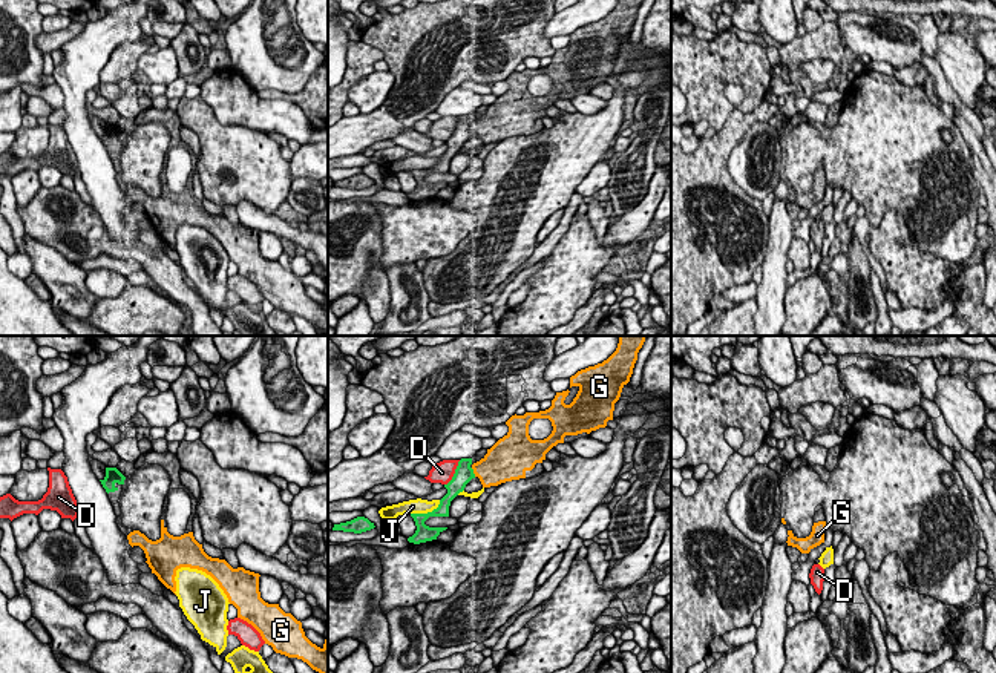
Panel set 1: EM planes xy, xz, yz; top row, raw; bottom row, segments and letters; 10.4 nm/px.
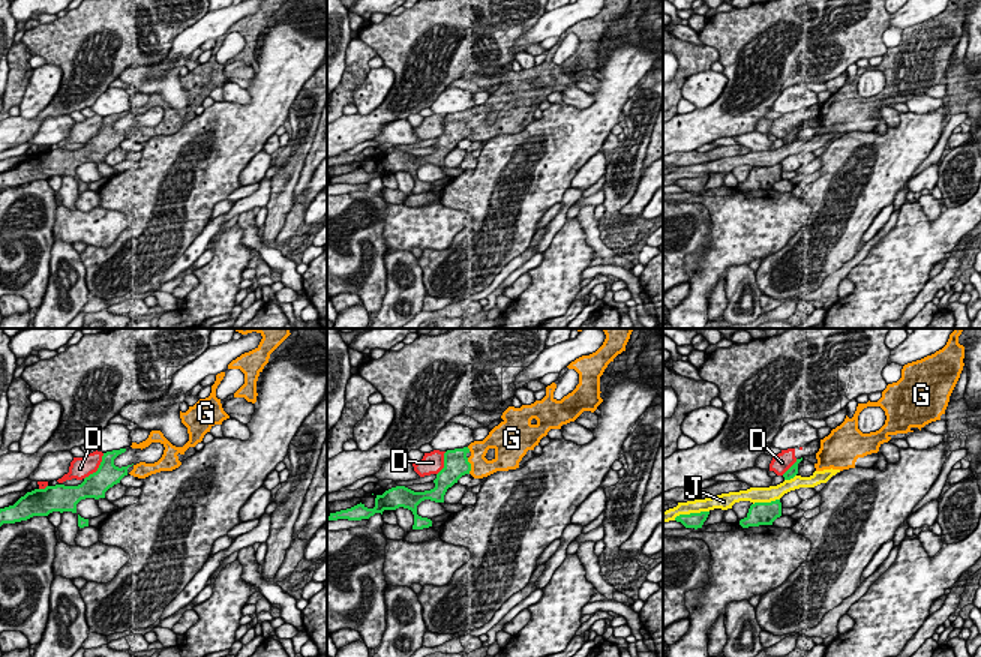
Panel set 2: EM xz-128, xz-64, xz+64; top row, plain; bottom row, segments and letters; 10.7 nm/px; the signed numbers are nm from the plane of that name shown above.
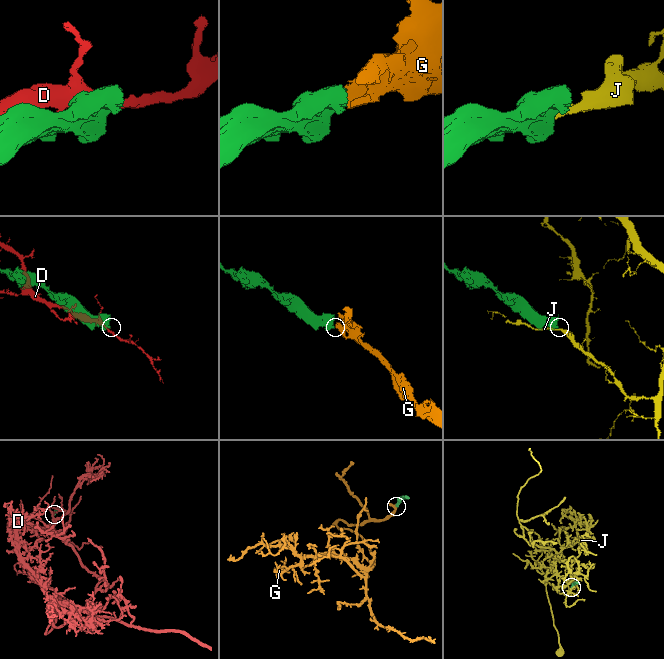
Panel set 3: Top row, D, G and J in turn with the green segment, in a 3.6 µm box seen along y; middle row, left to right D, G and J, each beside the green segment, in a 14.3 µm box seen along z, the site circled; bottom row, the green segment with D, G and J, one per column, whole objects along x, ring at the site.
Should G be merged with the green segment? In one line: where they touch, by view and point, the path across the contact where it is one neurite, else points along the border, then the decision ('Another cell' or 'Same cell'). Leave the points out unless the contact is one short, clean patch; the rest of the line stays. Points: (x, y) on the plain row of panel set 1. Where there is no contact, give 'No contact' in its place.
Touches green at xz (472, 129). Same cell

